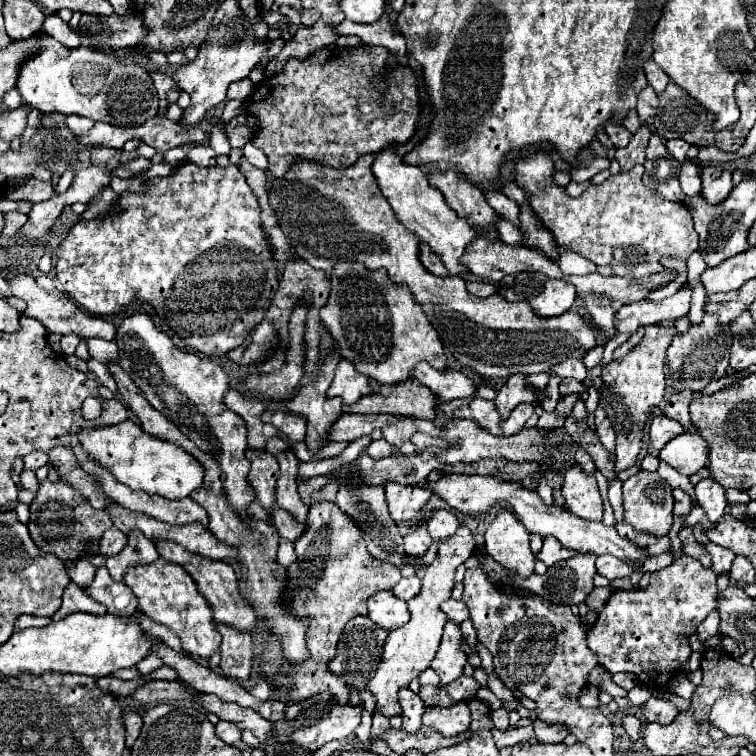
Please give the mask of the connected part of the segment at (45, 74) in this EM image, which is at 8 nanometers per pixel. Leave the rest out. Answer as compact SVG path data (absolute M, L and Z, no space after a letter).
M39 31L35 39L39 41L41 51L19 65L15 85L23 103L29 107L39 109L41 113L75 113L117 127L135 127L157 115L159 99L153 79L135 61L117 61L113 55L101 53L93 47L67 49L43 31Z

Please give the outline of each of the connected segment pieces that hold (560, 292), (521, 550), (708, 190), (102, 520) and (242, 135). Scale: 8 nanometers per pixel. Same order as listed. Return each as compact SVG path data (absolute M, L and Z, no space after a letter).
M517 273L517 275L507 275L499 281L499 295L505 297L507 301L529 301L531 309L535 309L535 313L539 313L541 317L555 317L571 309L575 301L575 287L567 281L549 279L543 273Z
M501 509L485 531L485 551L503 567L515 569L519 577L533 573L535 555L529 549L529 533L507 509Z
M705 165L703 167L701 197L707 203L711 203L711 205L721 203L723 199L727 199L731 189L733 189L733 185L731 185L731 173L727 169L723 169L721 165Z
M45 479L39 487L37 497L31 503L31 523L29 533L33 541L49 553L55 553L63 561L75 561L81 551L93 553L91 547L87 547L87 541L97 541L107 529L111 529L111 519L105 511L97 511L91 507L91 503L75 489L71 489L65 481L51 483Z
M223 125L223 129L225 129L227 137L229 137L231 147L239 147L239 149L241 149L241 147L251 139L251 129L249 129L247 125L237 125L237 127L227 127L227 125Z

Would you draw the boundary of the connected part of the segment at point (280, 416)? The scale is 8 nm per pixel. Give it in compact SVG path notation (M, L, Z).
M267 411L263 415L263 421L273 423L281 433L285 433L291 441L305 441L305 419L295 413L283 413L283 411Z

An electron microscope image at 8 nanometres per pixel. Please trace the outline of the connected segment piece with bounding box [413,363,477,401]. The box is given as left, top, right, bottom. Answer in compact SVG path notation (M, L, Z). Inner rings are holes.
M419 363L413 369L413 377L419 379L421 385L429 387L439 399L453 401L459 397L473 397L477 387L475 383L461 371L437 371L429 363Z

